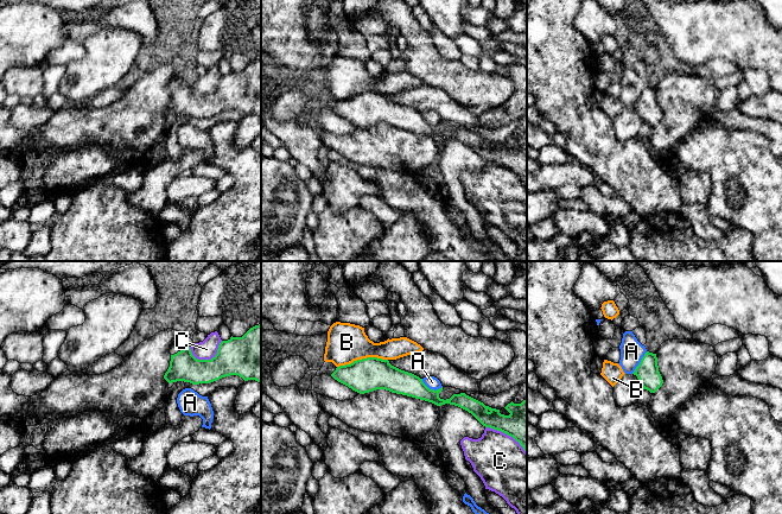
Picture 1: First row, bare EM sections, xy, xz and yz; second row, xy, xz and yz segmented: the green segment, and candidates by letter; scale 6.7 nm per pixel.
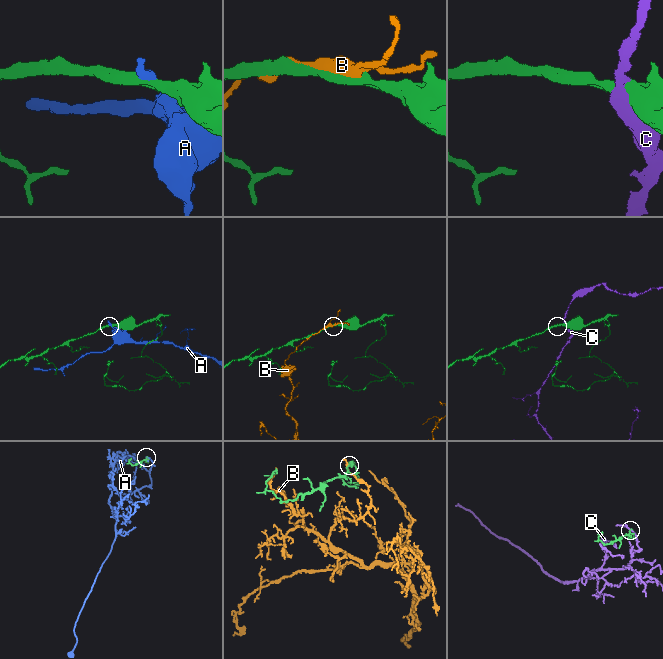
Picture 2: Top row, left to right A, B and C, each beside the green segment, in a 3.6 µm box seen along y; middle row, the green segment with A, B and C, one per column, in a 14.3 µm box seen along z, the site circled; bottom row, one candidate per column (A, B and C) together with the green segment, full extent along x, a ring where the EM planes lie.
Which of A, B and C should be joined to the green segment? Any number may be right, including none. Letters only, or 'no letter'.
no letter

